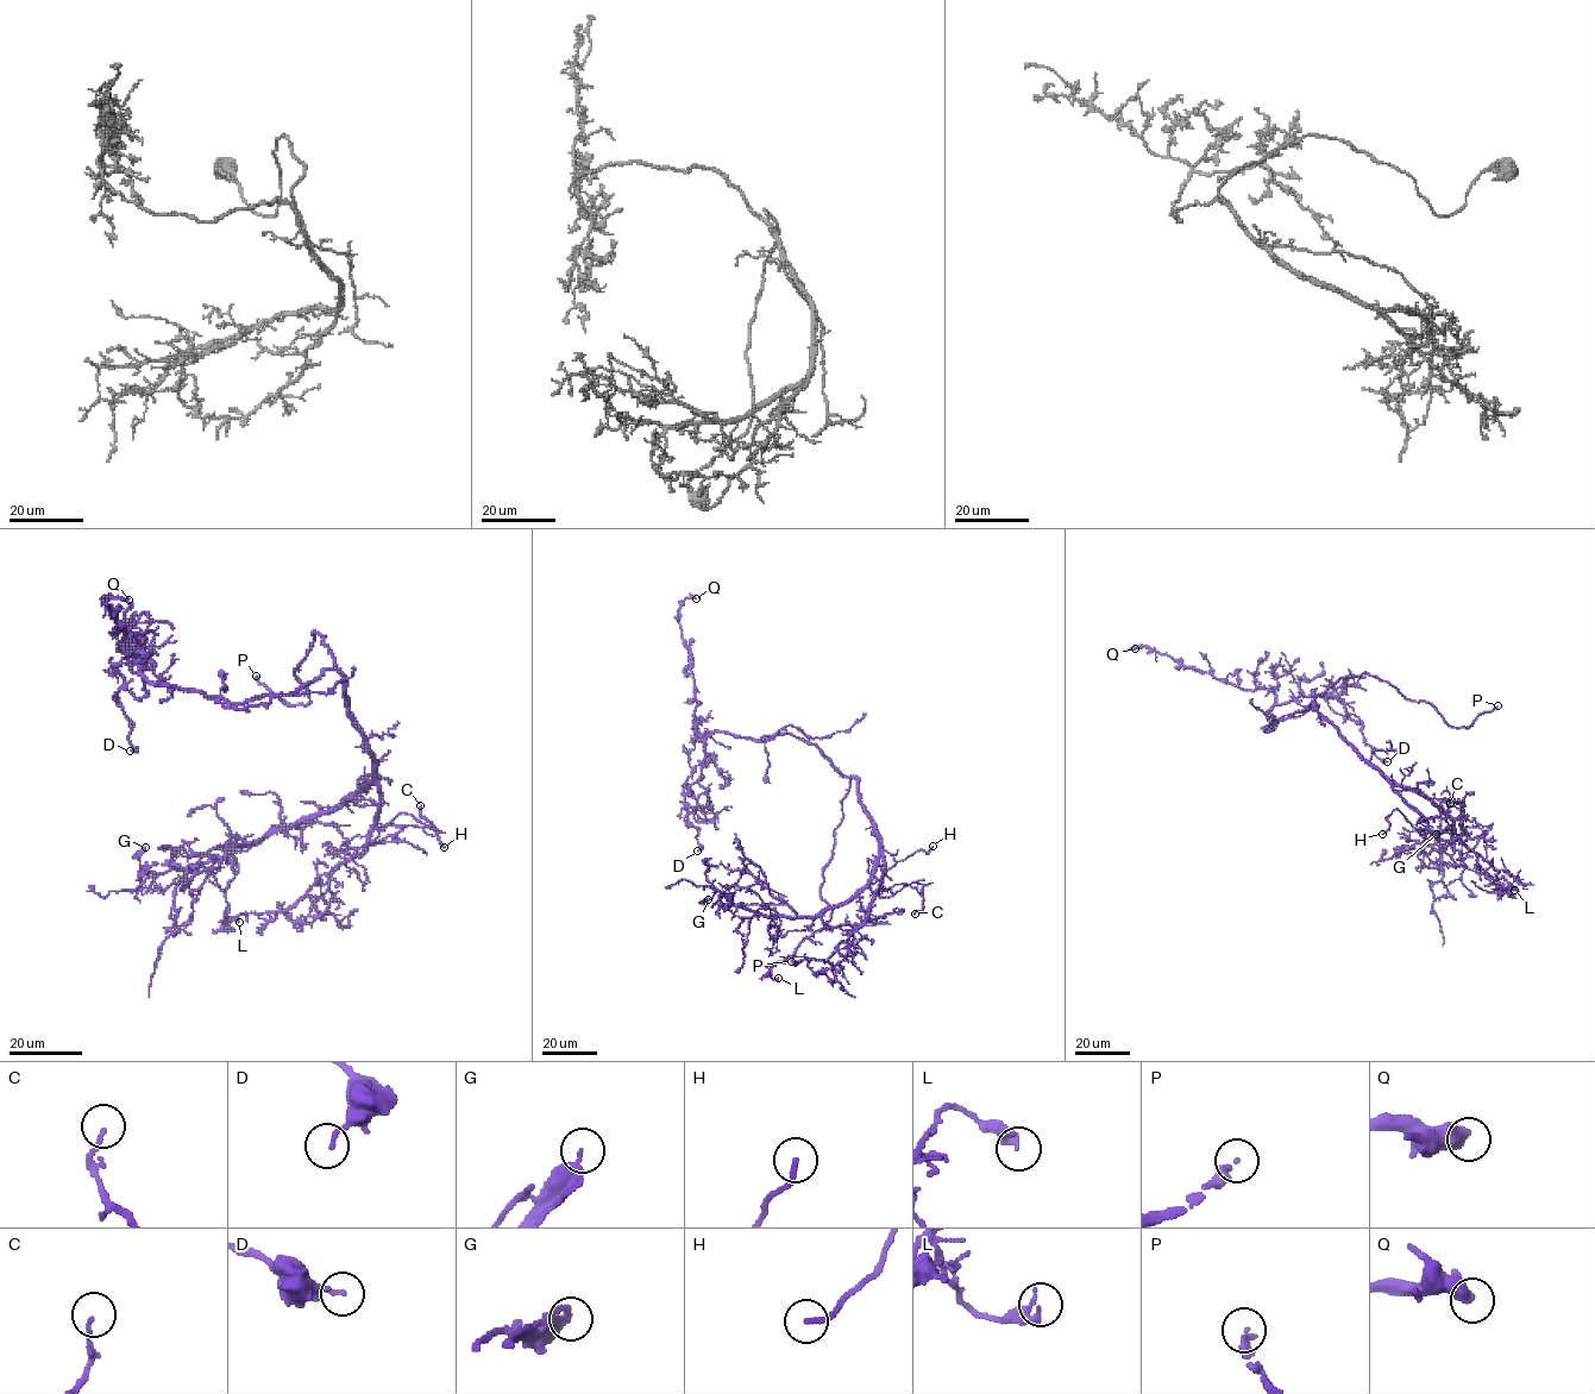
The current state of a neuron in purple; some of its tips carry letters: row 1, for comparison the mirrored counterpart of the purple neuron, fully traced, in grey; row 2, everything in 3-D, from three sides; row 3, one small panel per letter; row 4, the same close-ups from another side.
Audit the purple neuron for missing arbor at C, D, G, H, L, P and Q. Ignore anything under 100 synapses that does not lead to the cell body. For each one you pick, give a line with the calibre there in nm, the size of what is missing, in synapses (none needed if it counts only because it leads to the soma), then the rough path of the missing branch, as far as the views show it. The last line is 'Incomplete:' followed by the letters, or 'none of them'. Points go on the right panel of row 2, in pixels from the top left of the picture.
P: Thickness 280 nm. Course of what is missing: (1498, 705), (1505, 697), (1506, 677), (1511, 677)
Incomplete: P

